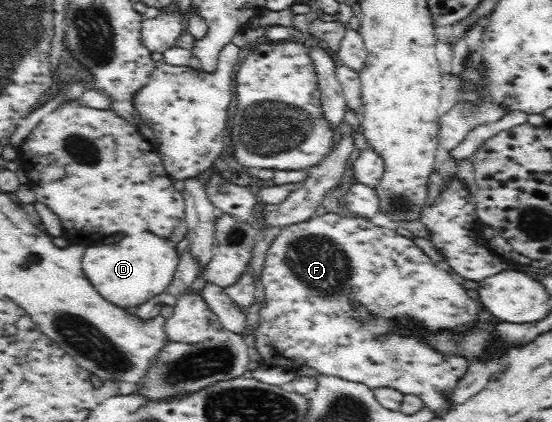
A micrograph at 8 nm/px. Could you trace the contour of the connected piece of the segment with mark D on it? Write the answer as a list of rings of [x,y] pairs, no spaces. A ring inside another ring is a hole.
[[[139,230],[139,234],[131,234],[131,236],[125,232],[117,233],[121,235],[117,243],[90,245],[89,242],[89,245],[85,245],[83,254],[76,265],[81,268],[84,277],[101,298],[119,308],[127,309],[163,292],[181,255],[178,253],[175,242],[163,238],[163,234],[155,234],[155,230]]]

